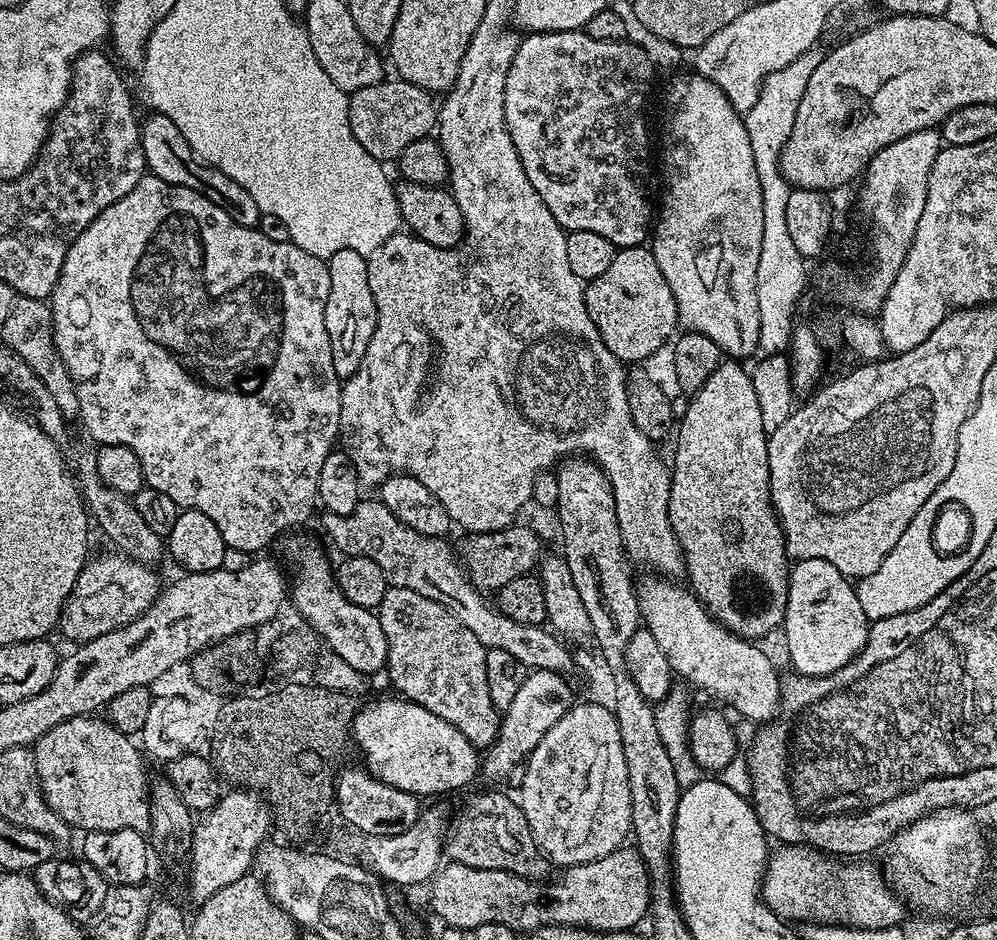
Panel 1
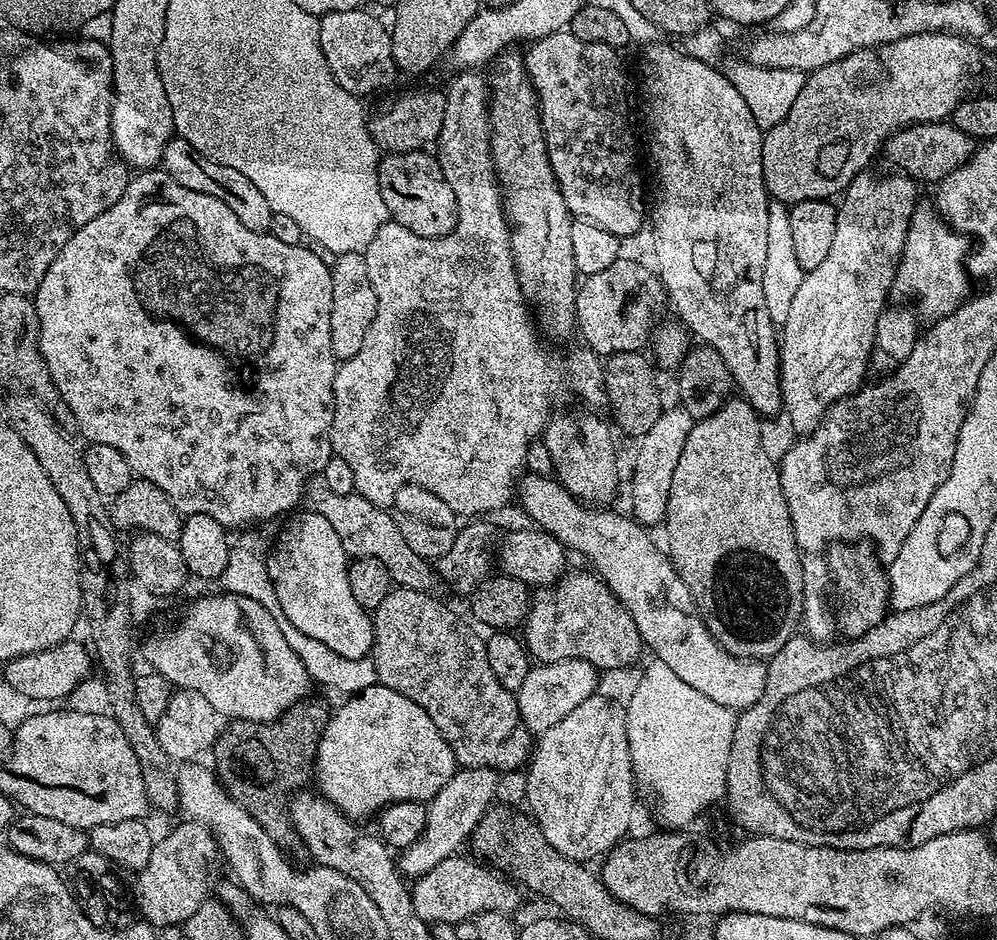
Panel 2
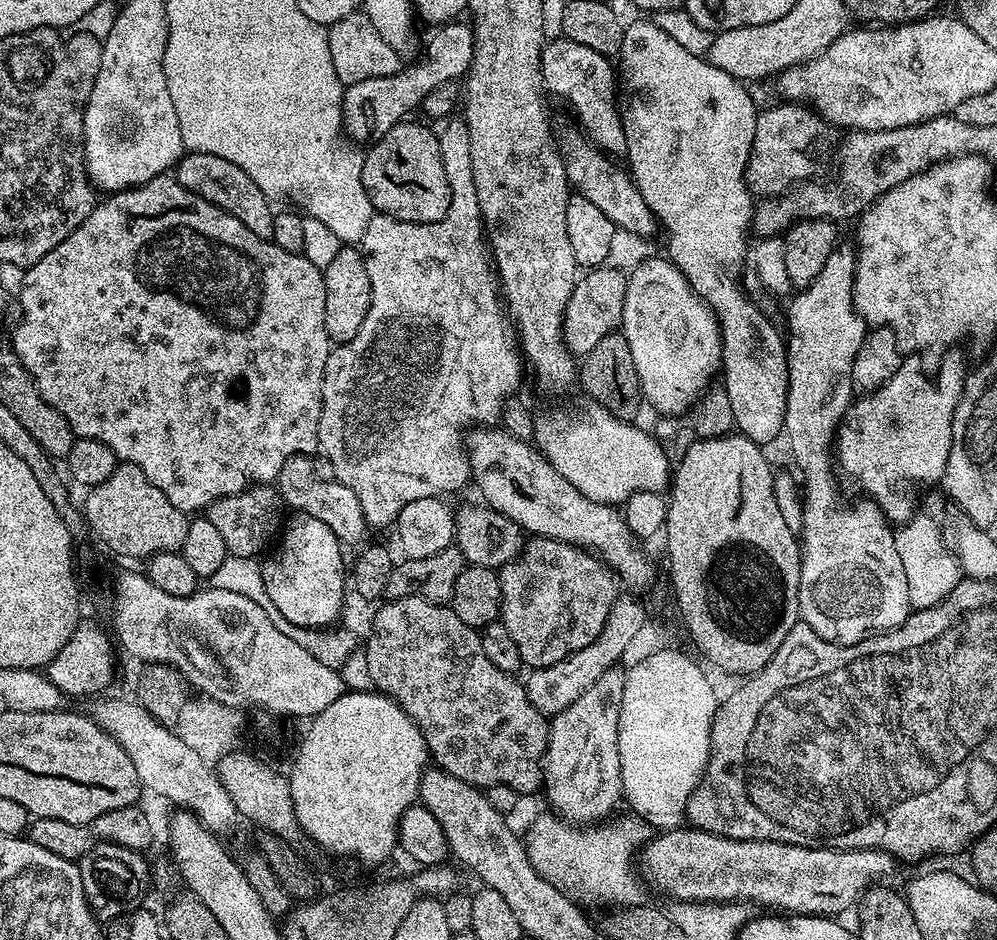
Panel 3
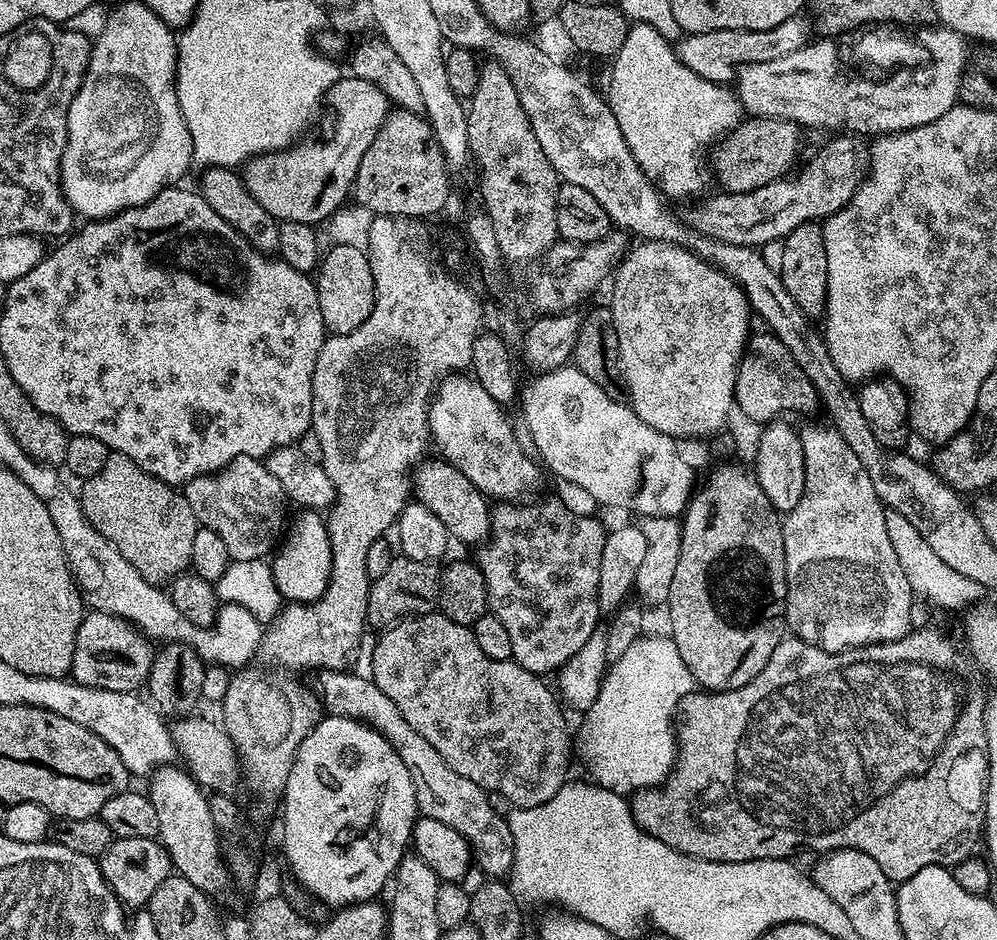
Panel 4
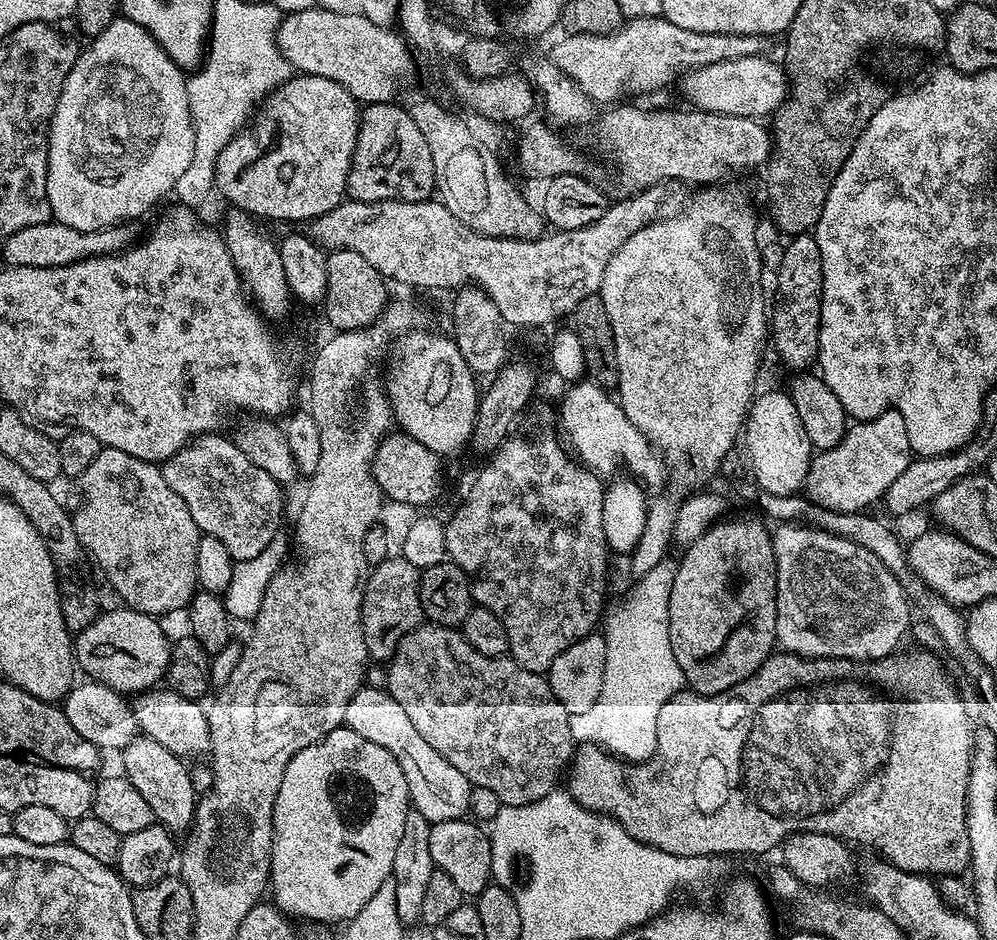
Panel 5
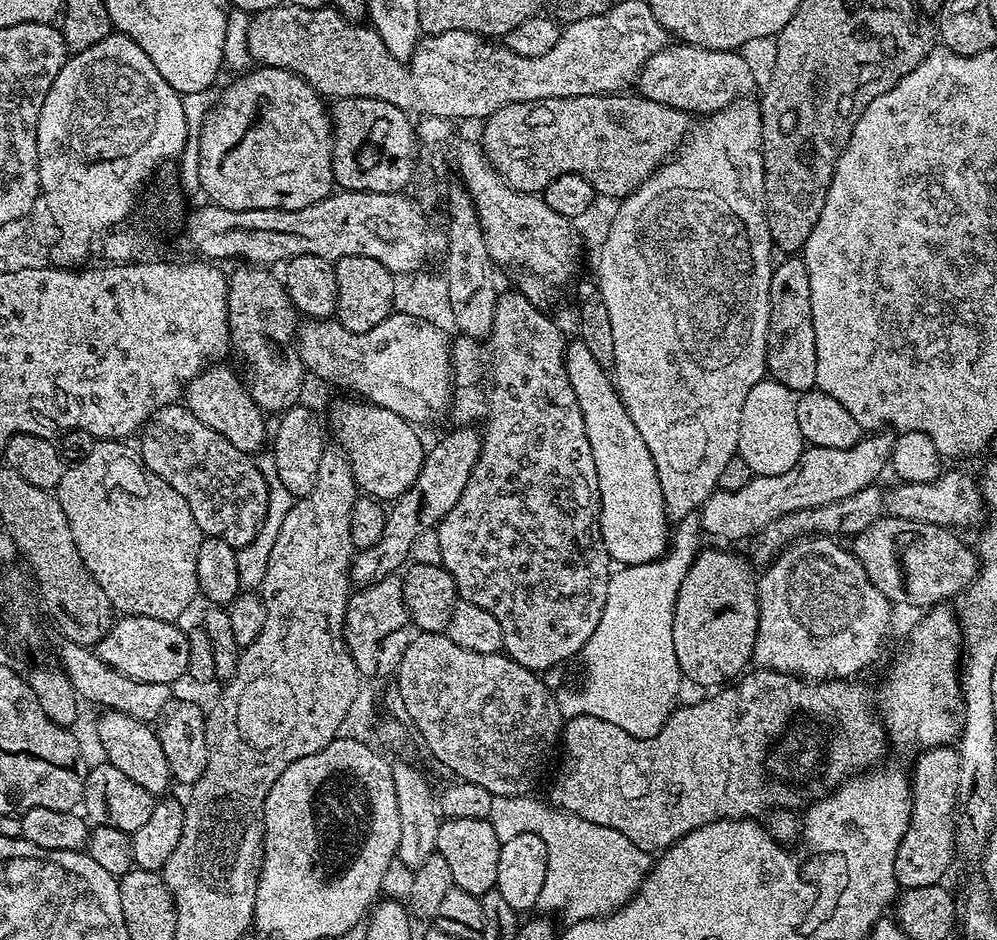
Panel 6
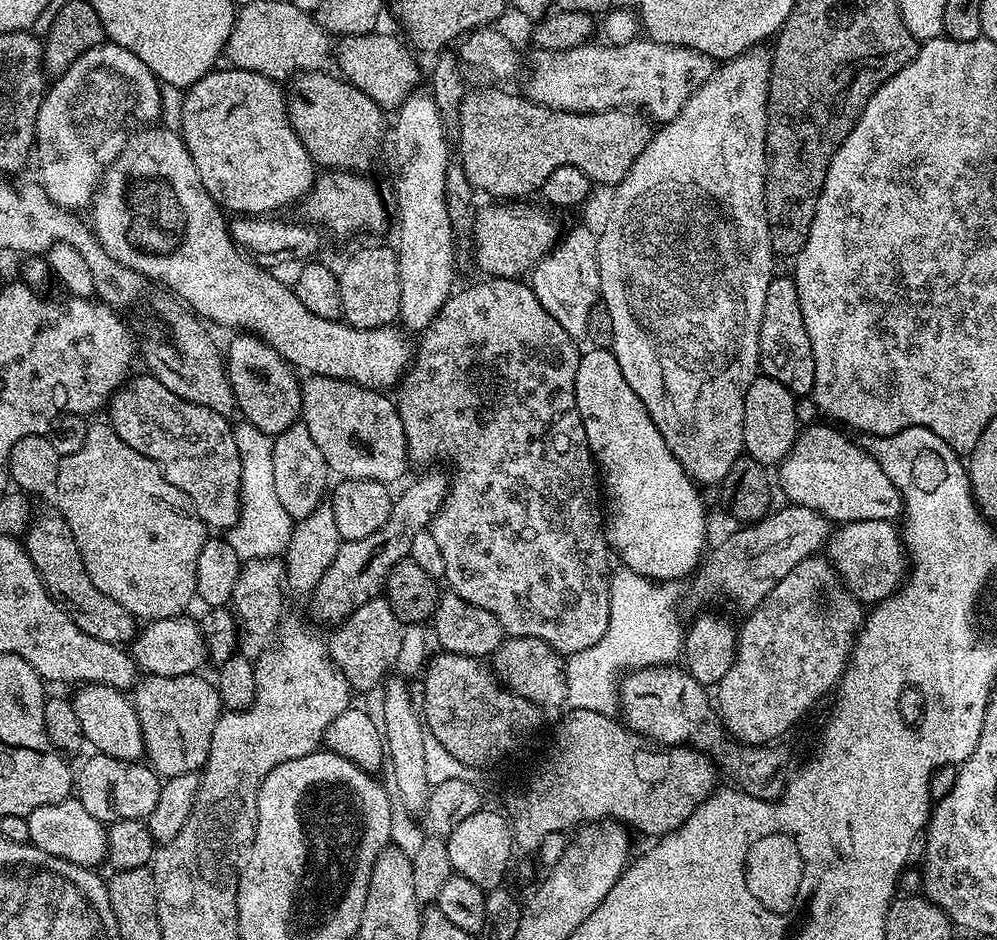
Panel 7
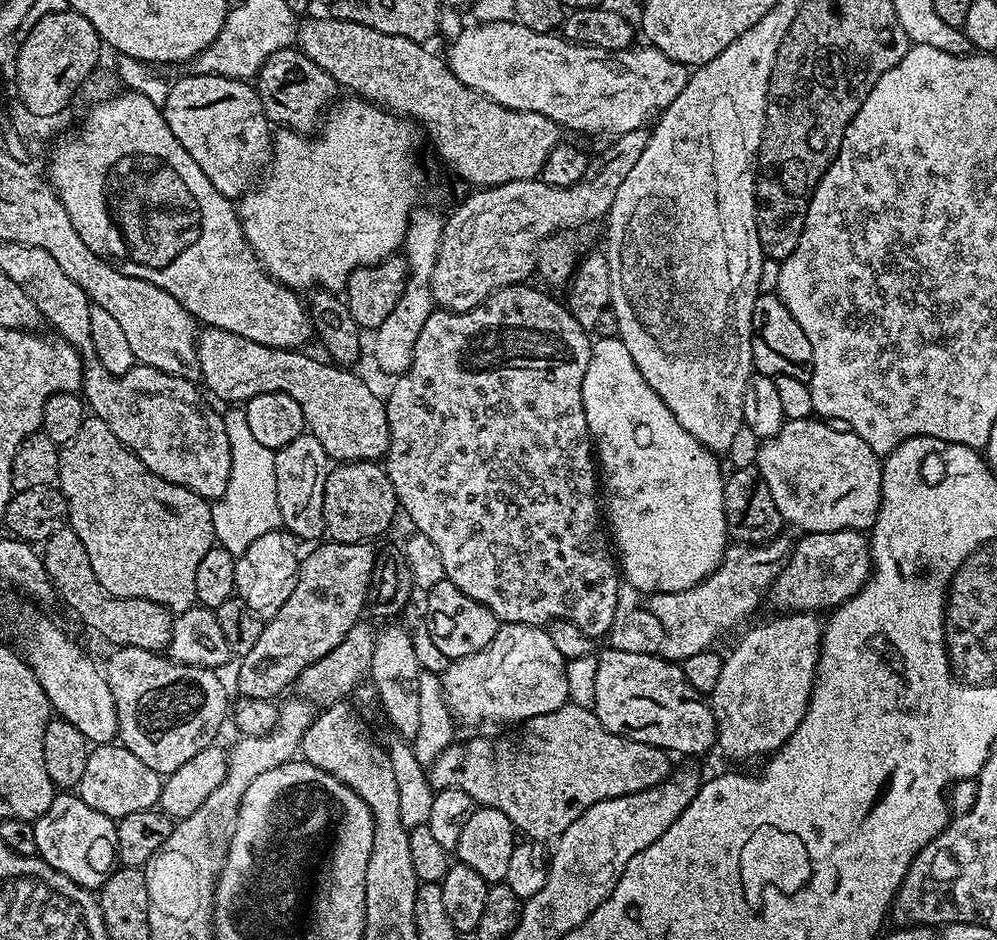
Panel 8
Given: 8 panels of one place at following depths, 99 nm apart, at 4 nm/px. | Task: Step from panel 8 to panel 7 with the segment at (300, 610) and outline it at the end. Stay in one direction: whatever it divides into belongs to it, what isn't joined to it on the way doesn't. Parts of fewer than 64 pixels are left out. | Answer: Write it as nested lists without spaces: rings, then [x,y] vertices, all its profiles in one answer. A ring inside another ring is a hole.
[[[424,470],[417,480],[412,480],[392,501],[392,509],[386,518],[386,522],[378,530],[374,530],[374,534],[366,534],[366,538],[358,538],[357,540],[343,541],[338,550],[338,554],[334,554],[334,560],[330,562],[330,566],[326,566],[326,570],[322,574],[320,580],[316,583],[316,589],[310,593],[310,601],[312,600],[312,612],[321,620],[322,623],[335,626],[341,620],[345,620],[347,616],[358,606],[362,606],[362,602],[370,602],[377,599],[381,595],[384,587],[384,579],[388,577],[388,571],[392,569],[397,562],[405,559],[410,550],[410,542],[414,542],[414,534],[425,531],[431,525],[433,517],[436,516],[441,505],[444,504],[445,497],[448,496],[448,485],[450,476],[447,471],[444,472],[428,472],[432,470]]]

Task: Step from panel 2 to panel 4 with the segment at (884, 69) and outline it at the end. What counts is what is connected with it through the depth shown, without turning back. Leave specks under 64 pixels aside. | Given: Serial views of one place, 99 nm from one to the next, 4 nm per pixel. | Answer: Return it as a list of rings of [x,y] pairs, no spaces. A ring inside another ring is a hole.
[[[765,116],[745,119],[735,132],[727,133],[711,149],[710,168],[715,179],[716,176],[720,179],[719,187],[726,192],[749,192],[785,179],[793,171],[792,163],[800,156],[800,132],[801,125],[788,120]]]

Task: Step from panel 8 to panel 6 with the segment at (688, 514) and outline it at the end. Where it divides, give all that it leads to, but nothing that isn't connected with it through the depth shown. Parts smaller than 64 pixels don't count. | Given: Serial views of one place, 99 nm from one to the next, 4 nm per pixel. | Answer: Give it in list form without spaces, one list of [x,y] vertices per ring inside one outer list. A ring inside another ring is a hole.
[[[569,339],[564,361],[570,386],[574,386],[582,410],[586,438],[590,438],[590,454],[594,454],[600,491],[600,533],[609,557],[620,566],[658,560],[670,547],[670,521],[664,512],[654,458],[646,450],[646,442],[642,442],[642,434],[638,434],[638,426],[634,426],[609,373],[594,362],[590,350],[586,350],[586,342]]]

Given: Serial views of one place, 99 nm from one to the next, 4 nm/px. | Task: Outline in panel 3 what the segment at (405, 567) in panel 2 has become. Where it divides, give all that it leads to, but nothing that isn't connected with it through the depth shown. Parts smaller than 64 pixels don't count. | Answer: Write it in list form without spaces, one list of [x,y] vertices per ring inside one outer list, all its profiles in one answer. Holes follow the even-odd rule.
[[[298,455],[288,459],[286,466],[280,471],[278,491],[280,499],[289,509],[313,515],[314,518],[324,522],[344,546],[356,543],[359,545],[361,543],[359,540],[364,535],[369,535],[370,529],[362,514],[362,502],[358,502],[358,494],[354,494],[350,486],[341,484],[335,478],[330,480],[318,478],[318,474],[314,474],[314,466],[309,457]]]

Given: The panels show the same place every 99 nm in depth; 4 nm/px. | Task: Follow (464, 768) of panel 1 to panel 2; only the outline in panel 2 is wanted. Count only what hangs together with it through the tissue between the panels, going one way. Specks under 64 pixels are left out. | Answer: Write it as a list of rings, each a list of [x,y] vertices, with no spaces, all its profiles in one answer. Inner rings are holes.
[[[377,682],[356,695],[349,695],[340,709],[333,711],[328,724],[320,734],[314,761],[314,784],[319,795],[339,808],[349,820],[363,821],[363,816],[375,817],[389,804],[418,800],[429,802],[456,772],[458,767],[454,754],[442,738],[438,726],[418,706],[418,702],[410,702],[398,690],[390,690]]]

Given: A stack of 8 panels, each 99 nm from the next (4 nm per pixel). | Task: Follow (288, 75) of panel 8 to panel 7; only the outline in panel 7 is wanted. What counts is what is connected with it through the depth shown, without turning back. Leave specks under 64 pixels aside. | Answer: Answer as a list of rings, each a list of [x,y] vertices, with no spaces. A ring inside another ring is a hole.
[[[321,70],[297,72],[291,77],[286,88],[288,121],[294,134],[298,134],[302,146],[306,146],[313,164],[324,170],[367,173],[367,168],[375,162],[380,152],[380,143],[386,140],[385,109],[378,107],[347,80],[329,74],[329,71]]]

